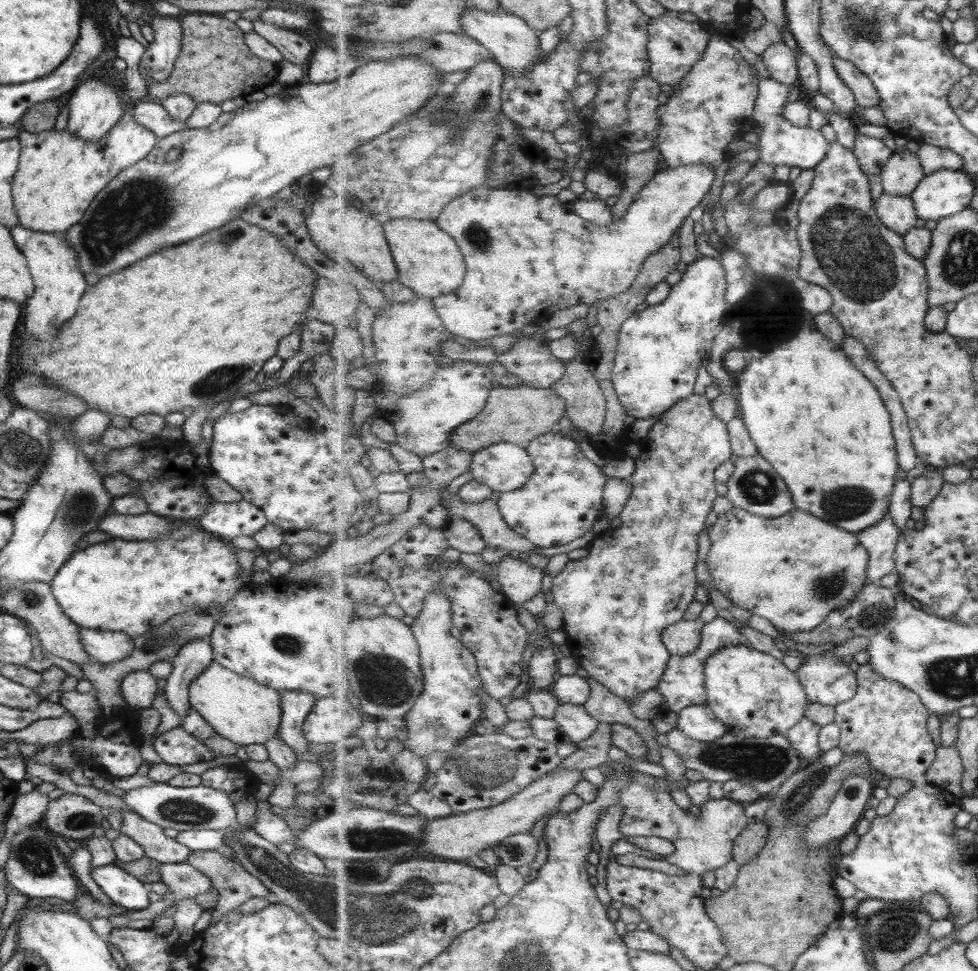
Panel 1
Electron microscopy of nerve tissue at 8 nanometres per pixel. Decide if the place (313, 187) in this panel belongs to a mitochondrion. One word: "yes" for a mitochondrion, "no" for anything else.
no

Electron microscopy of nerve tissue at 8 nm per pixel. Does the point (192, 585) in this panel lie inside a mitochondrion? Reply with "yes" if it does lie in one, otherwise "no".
no

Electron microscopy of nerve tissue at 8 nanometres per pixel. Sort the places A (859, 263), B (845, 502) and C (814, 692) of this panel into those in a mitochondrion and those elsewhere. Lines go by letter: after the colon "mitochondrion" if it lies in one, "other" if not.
A: mitochondrion
B: mitochondrion
C: other

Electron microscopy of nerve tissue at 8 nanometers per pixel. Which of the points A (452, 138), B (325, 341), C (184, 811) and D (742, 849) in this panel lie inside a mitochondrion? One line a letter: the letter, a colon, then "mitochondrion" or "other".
A: mitochondrion
B: other
C: mitochondrion
D: other

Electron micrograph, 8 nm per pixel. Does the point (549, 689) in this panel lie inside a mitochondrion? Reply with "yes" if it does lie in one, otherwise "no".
no

